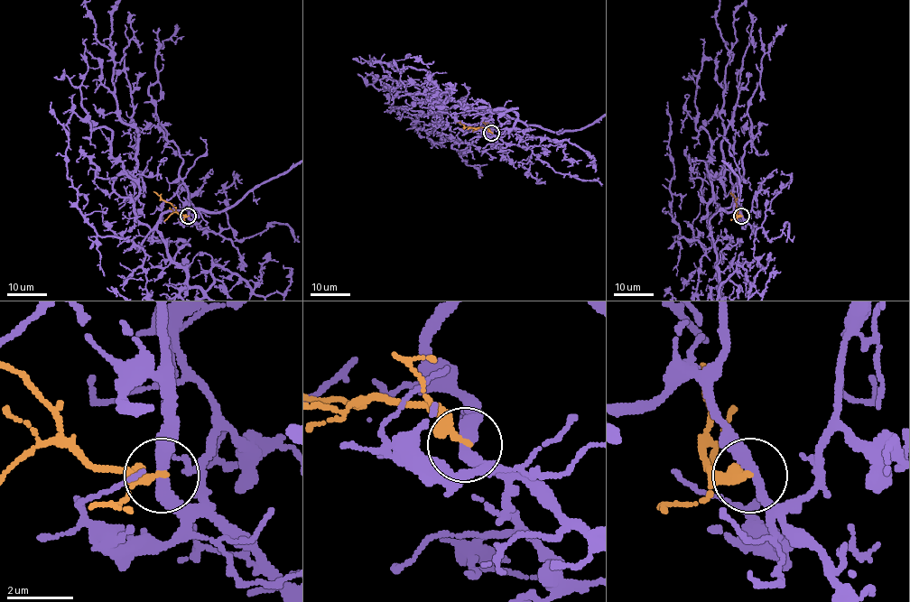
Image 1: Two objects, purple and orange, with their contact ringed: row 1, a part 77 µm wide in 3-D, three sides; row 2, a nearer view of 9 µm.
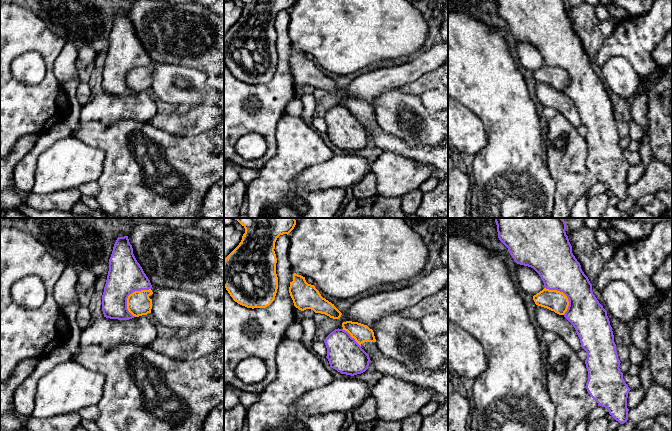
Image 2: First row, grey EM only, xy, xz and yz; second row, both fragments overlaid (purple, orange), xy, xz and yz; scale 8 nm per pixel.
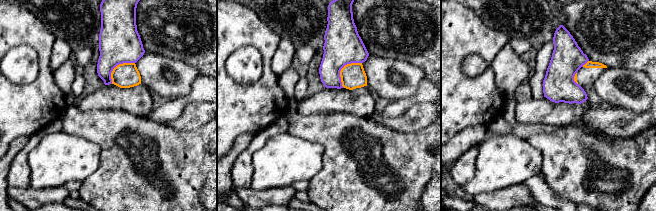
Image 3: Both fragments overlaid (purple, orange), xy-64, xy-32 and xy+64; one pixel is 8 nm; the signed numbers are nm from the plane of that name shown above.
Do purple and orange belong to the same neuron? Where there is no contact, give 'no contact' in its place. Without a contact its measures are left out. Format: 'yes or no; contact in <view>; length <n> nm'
no; contact in xy; length 280 nm

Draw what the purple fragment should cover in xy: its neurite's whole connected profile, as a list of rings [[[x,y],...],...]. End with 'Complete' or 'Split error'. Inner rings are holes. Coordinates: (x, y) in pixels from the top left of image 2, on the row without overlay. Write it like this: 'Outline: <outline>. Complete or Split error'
Outline: [[[128,12],[118,13],[109,35],[109,47],[102,71],[104,93],[118,96],[134,94],[127,85],[127,74],[135,67],[152,64],[137,38]]]. Complete

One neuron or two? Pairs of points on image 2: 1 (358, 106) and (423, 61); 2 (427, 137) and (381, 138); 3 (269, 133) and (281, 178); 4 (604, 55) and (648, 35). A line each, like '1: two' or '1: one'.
1: two
2: two
3: two
4: one

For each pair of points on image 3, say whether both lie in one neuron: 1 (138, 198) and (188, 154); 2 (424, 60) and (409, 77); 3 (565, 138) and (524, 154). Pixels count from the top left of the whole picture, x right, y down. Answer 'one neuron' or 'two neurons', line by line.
1: one neuron
2: two neurons
3: two neurons

